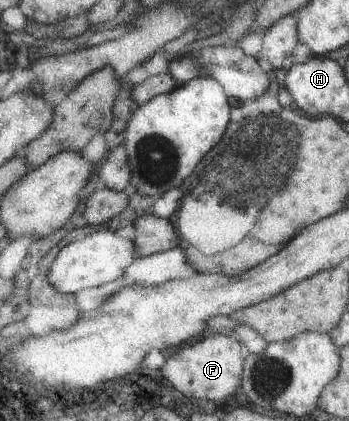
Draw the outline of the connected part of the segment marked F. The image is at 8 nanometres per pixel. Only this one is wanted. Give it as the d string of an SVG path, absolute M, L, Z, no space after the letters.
M237 324L230 335L214 334L179 349L163 363L161 375L169 381L173 391L183 396L220 403L239 389L243 359L249 353L261 353L266 345L267 342L254 329Z

